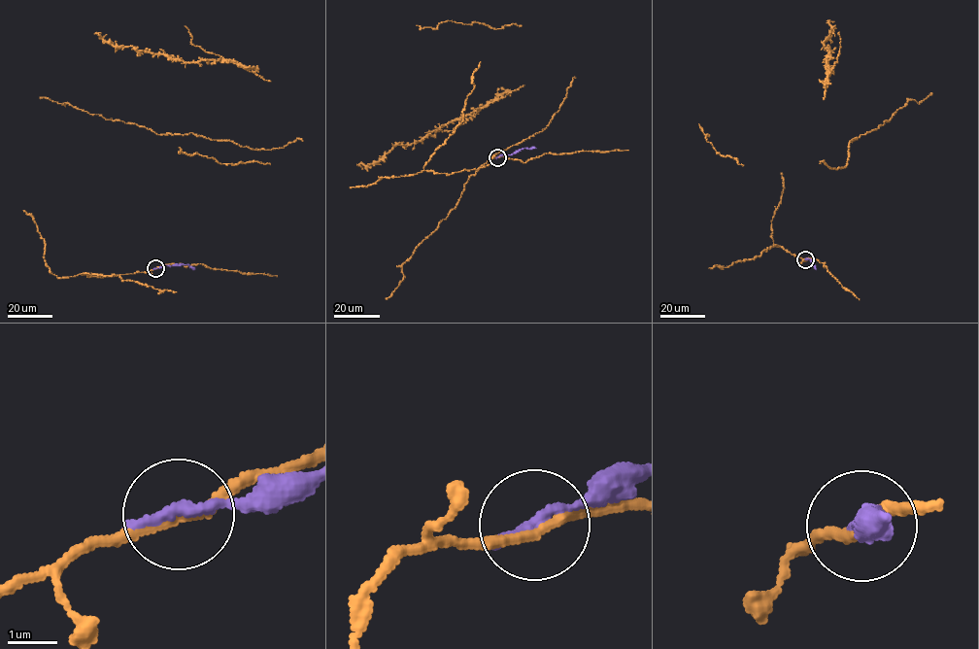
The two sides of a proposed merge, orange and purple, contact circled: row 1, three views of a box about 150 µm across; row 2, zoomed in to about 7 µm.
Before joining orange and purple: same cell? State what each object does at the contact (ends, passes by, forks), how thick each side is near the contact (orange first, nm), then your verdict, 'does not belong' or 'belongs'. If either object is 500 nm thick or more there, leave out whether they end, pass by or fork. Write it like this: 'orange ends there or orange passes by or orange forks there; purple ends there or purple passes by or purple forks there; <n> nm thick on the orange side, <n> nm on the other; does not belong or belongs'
orange passes by; purple ends there; 190 nm thick on the orange side, 280 nm on the other; does not belong

